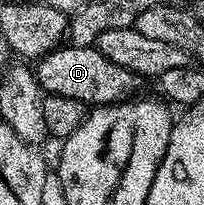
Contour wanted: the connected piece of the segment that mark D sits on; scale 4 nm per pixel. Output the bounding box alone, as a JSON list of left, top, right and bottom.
[36,44,139,107]

